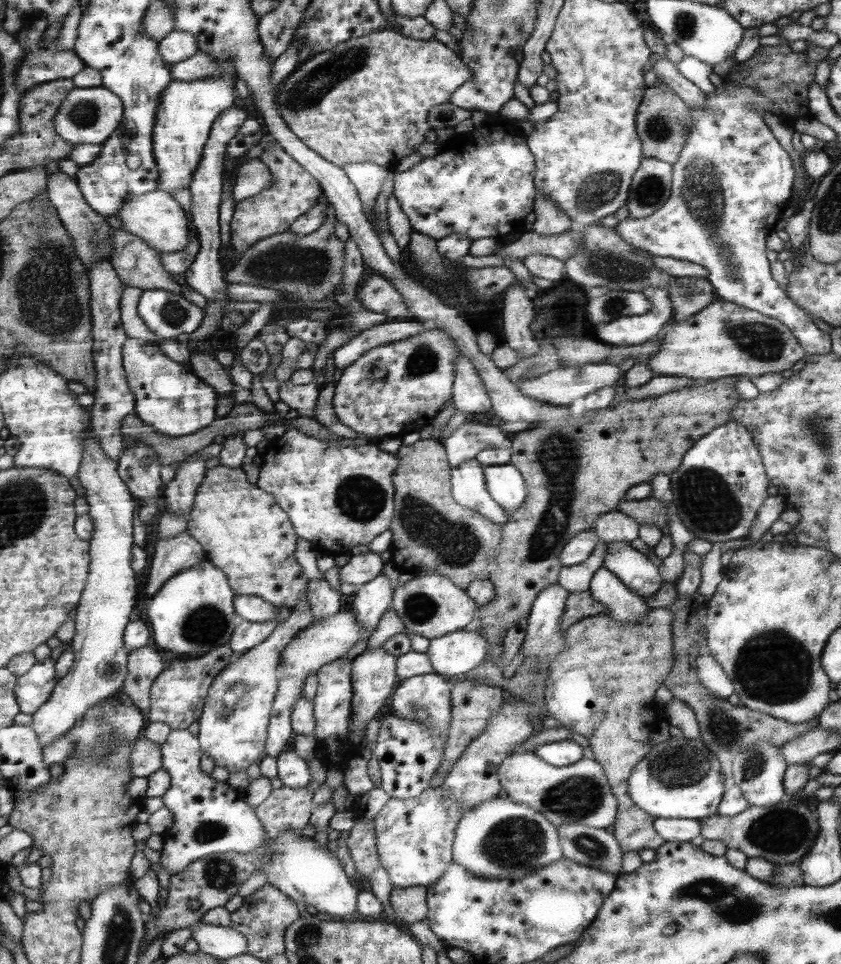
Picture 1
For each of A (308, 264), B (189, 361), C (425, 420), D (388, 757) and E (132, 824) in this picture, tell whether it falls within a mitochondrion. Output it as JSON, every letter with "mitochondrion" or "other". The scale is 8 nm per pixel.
{"A":"mitochondrion","B":"other","C":"other","D":"other","E":"other"}

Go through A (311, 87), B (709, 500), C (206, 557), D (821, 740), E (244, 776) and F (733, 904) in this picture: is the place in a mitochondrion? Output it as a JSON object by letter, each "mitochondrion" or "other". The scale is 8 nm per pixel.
{"A":"mitochondrion","B":"mitochondrion","C":"other","D":"other","E":"other","F":"mitochondrion"}

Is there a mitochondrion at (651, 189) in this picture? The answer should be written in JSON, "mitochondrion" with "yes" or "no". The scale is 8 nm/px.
{"mitochondrion":"yes"}

